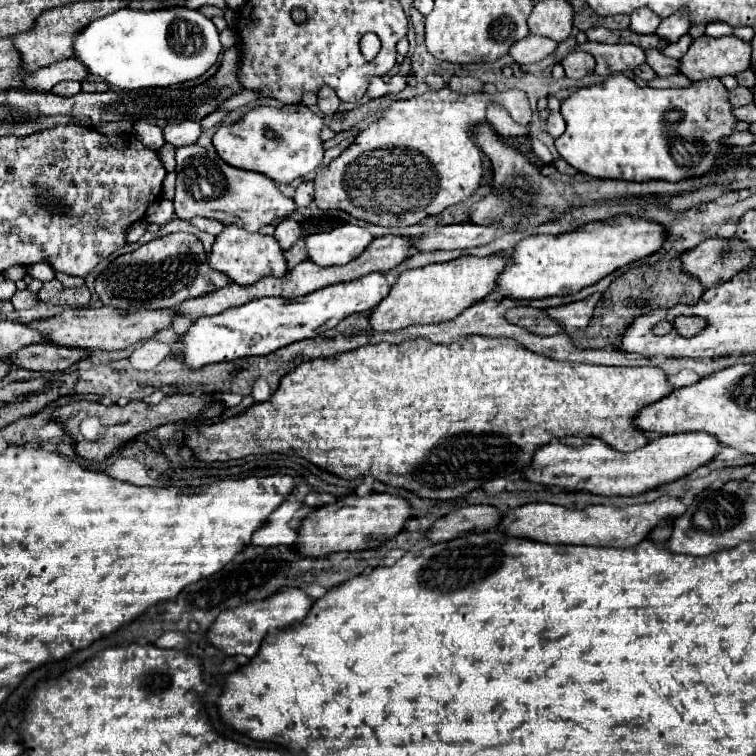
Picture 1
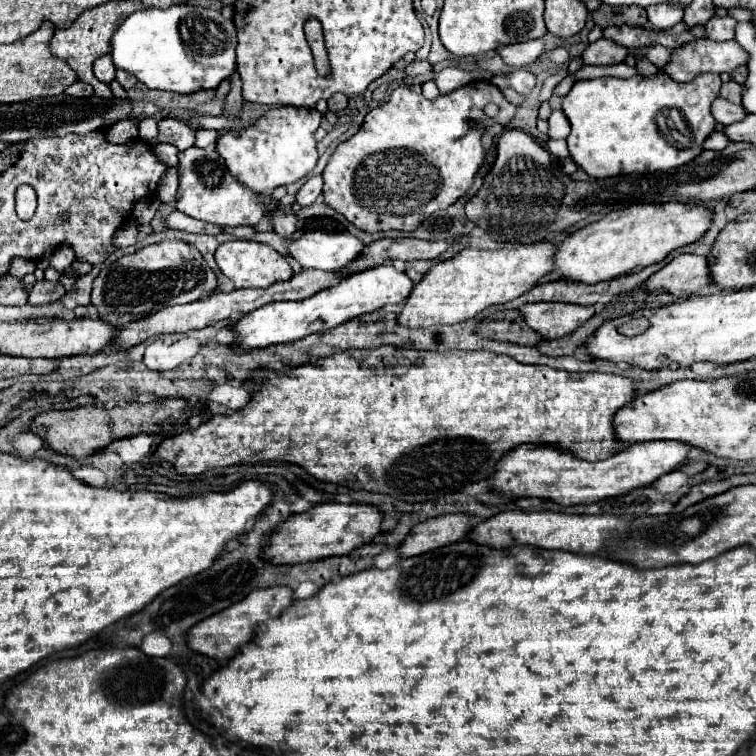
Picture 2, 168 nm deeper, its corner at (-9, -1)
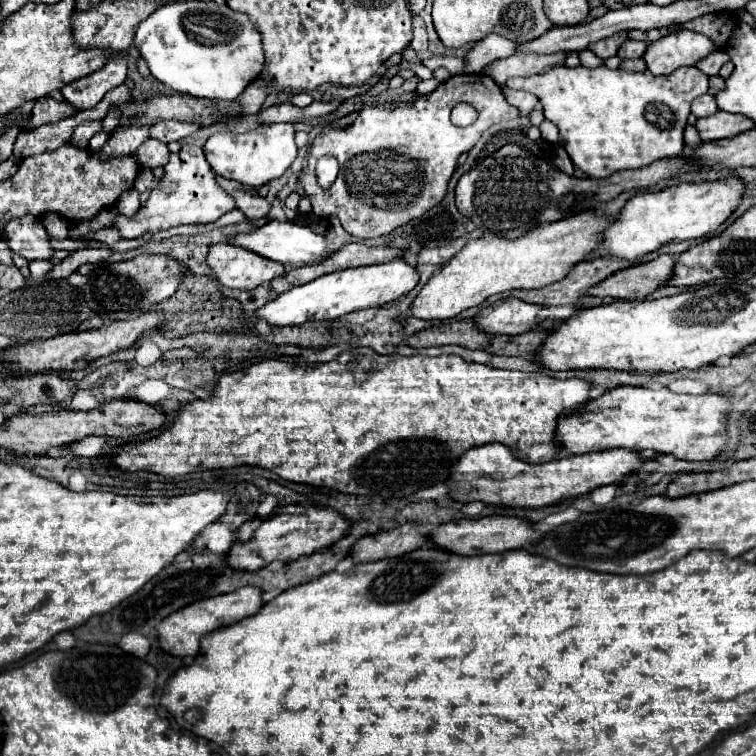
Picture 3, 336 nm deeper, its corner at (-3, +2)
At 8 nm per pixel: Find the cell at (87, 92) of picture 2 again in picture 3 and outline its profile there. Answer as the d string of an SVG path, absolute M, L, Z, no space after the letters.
M127 52L121 54L121 58L109 60L101 70L95 74L75 80L67 84L61 94L65 96L67 102L71 102L77 108L95 108L97 102L115 86L123 84L127 78Z

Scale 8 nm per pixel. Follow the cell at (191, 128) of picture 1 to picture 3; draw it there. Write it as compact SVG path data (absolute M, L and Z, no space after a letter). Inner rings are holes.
M141 126L141 128L117 128L107 144L95 152L99 154L99 158L107 160L107 158L121 158L121 156L131 156L135 154L135 150L149 138L149 126ZM105 150L105 152L103 152Z

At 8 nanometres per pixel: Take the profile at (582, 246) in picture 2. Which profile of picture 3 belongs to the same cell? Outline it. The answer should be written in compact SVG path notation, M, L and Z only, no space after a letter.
M727 178L715 182L683 182L659 192L635 194L621 210L621 216L605 230L605 238L597 248L597 256L635 260L663 244L707 236L715 232L733 214L733 210L737 210L745 190L747 186L741 178Z

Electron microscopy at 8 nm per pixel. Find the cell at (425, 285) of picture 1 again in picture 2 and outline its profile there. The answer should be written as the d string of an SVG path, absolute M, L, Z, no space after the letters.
M551 243L521 245L515 249L495 249L483 251L467 247L455 257L431 267L419 283L415 283L411 295L407 297L397 323L405 327L431 327L431 325L455 325L463 323L483 309L507 303L521 293L529 291L541 277L551 273L551 257L555 247Z

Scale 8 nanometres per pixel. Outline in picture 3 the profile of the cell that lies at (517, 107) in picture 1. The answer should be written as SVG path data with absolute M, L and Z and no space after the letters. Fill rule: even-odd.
M459 74L451 76L447 82L439 84L431 94L415 98L413 106L409 108L397 108L397 110L383 110L383 108L363 108L357 116L357 120L347 126L347 128L333 128L325 126L323 132L313 140L311 150L309 150L309 162L307 166L297 174L305 194L309 196L313 204L313 212L317 216L337 216L343 224L343 228L359 238L377 238L383 234L393 232L395 228L407 224L413 218L419 218L425 214L431 206L439 204L447 192L447 184L457 168L457 158L471 150L479 136L491 126L501 120L511 120L517 118L519 110L511 104L507 104L501 88L485 74ZM459 102L467 102L477 110L477 120L475 124L467 128L455 128L449 120L451 108ZM331 154L339 160L339 176L337 182L329 188L323 190L319 188L315 180L315 162Z

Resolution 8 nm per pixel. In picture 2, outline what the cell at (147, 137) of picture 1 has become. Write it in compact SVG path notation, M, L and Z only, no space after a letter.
M147 117L143 121L139 121L139 137L149 143L149 145L157 145L157 121L153 117Z

